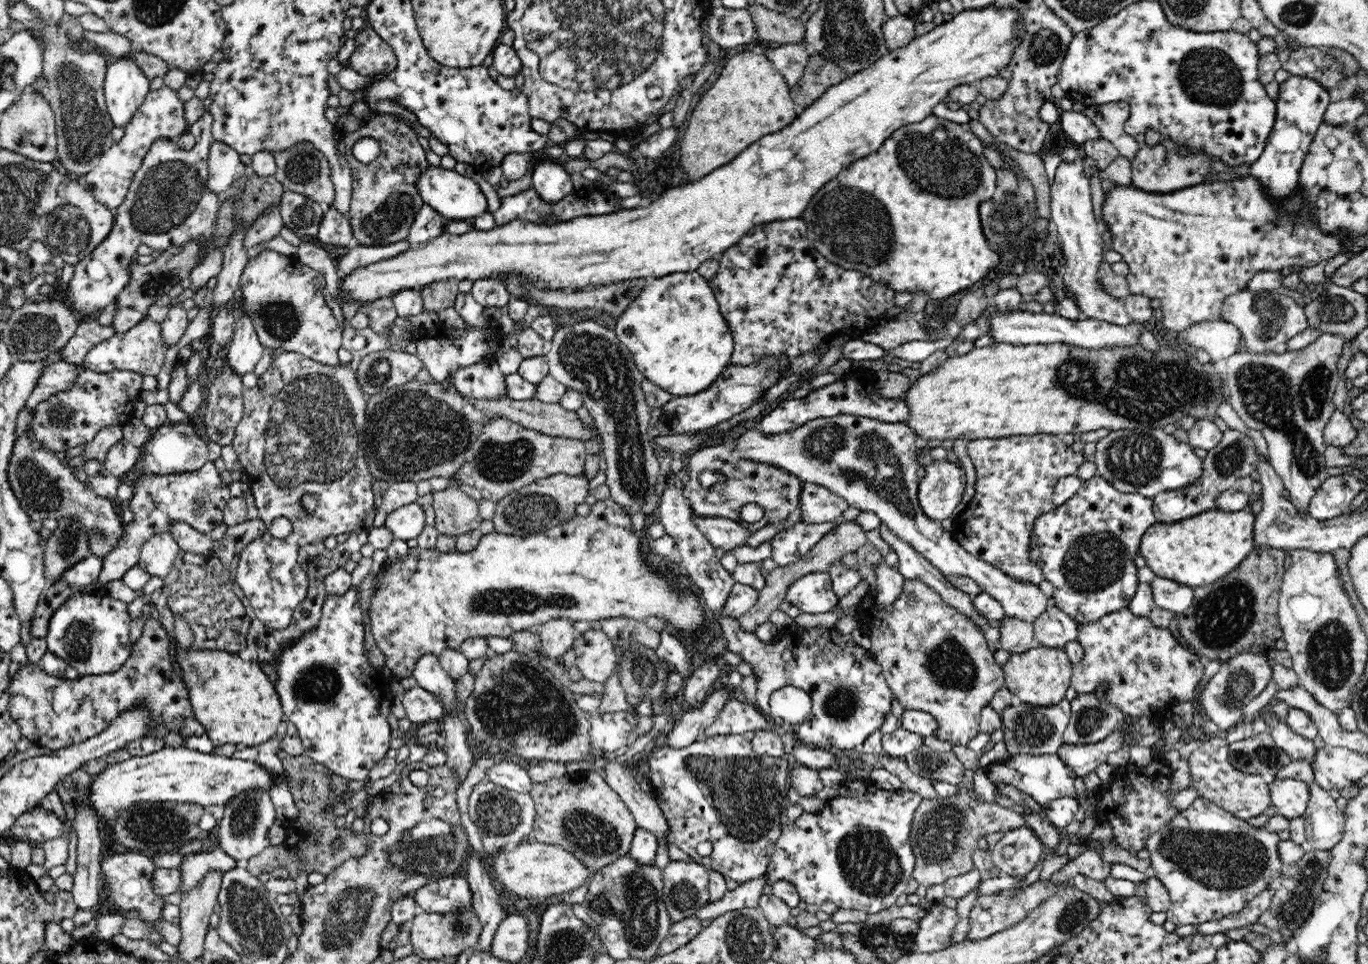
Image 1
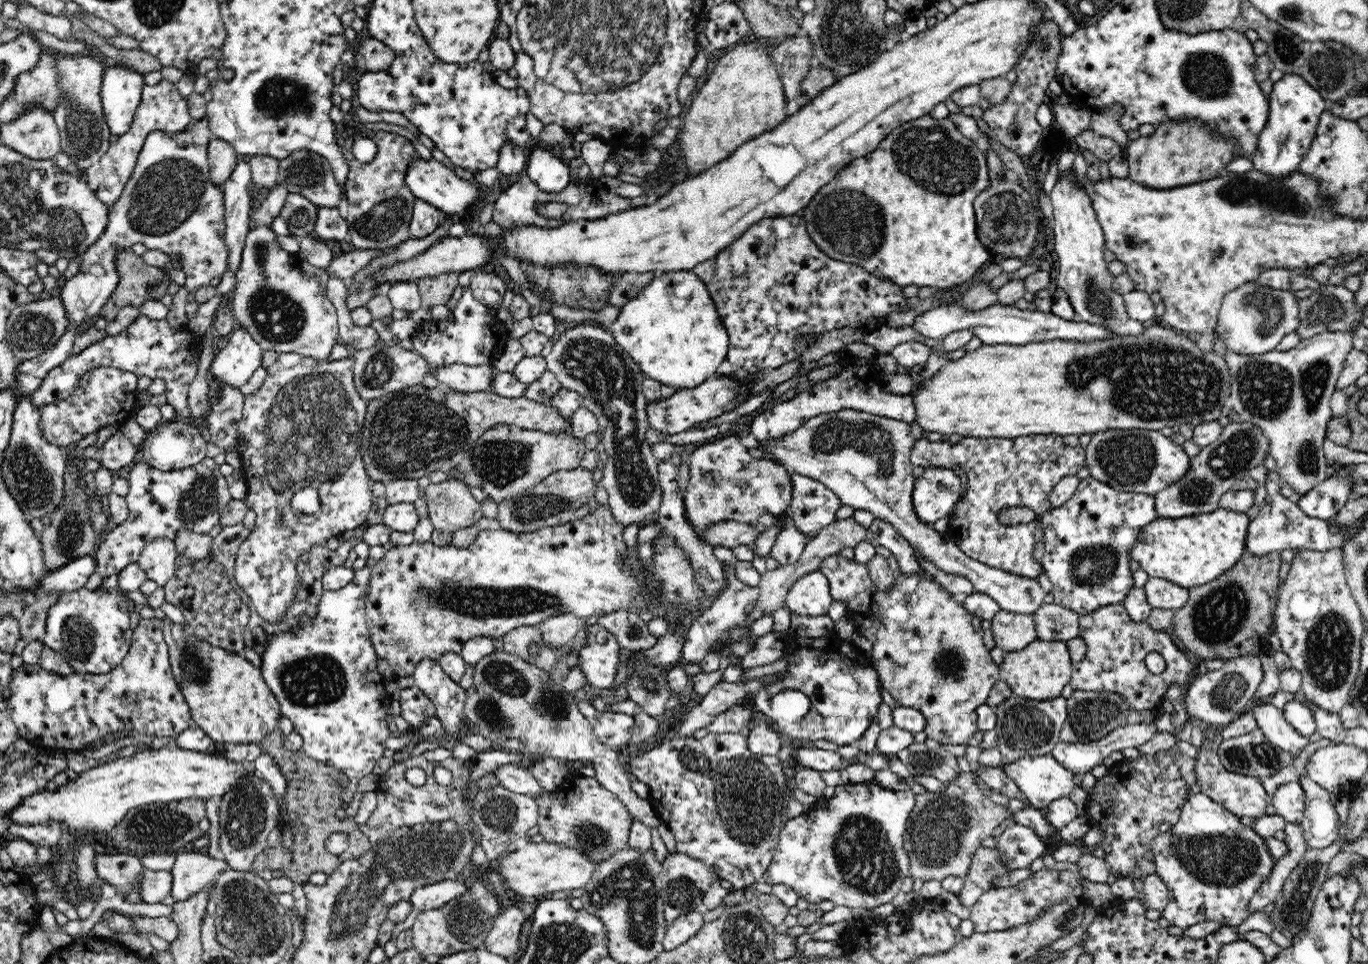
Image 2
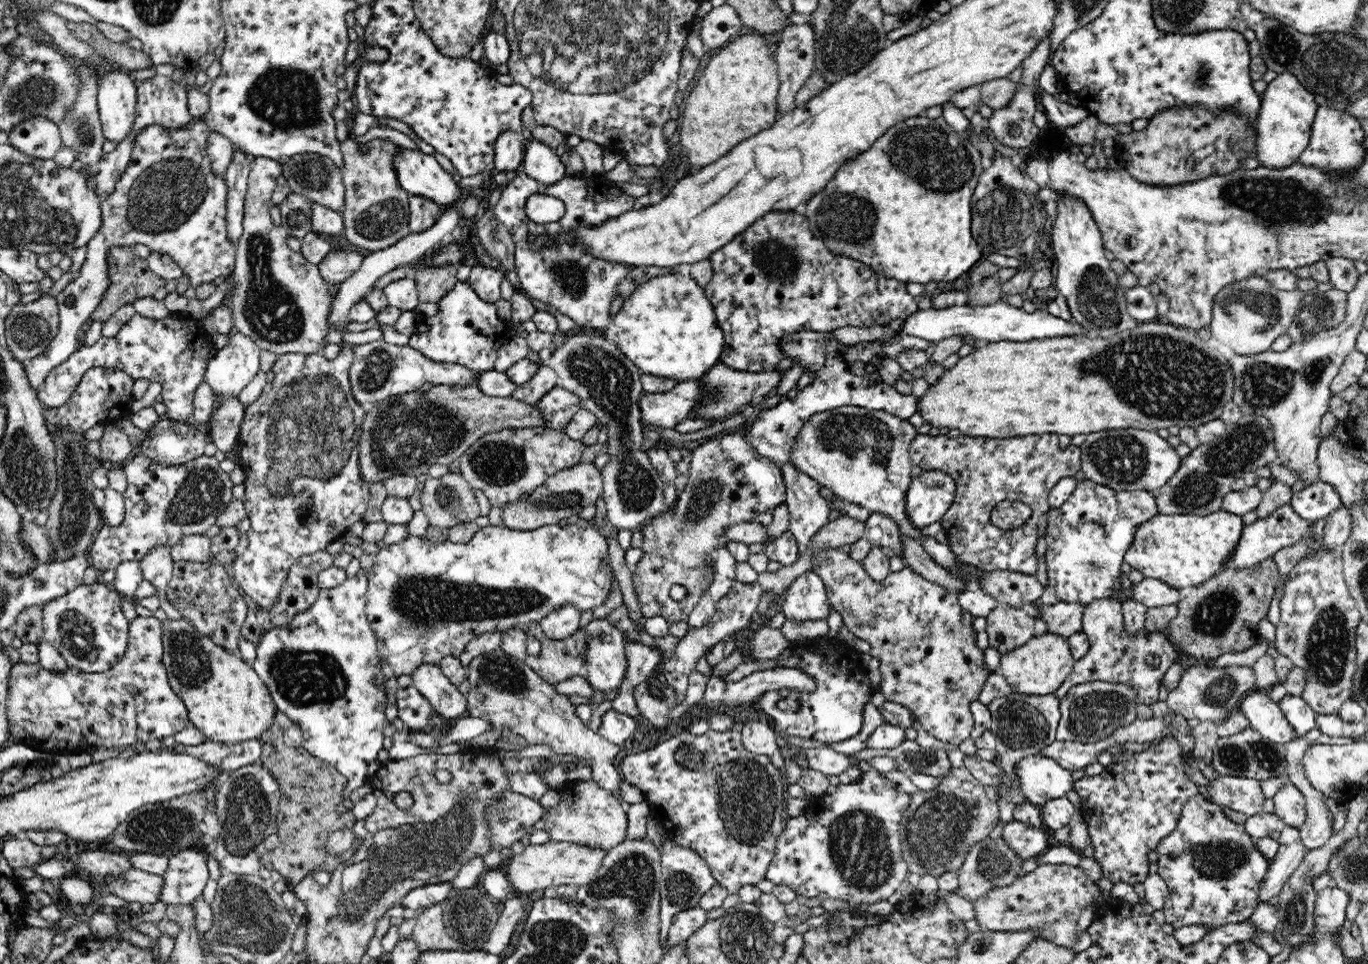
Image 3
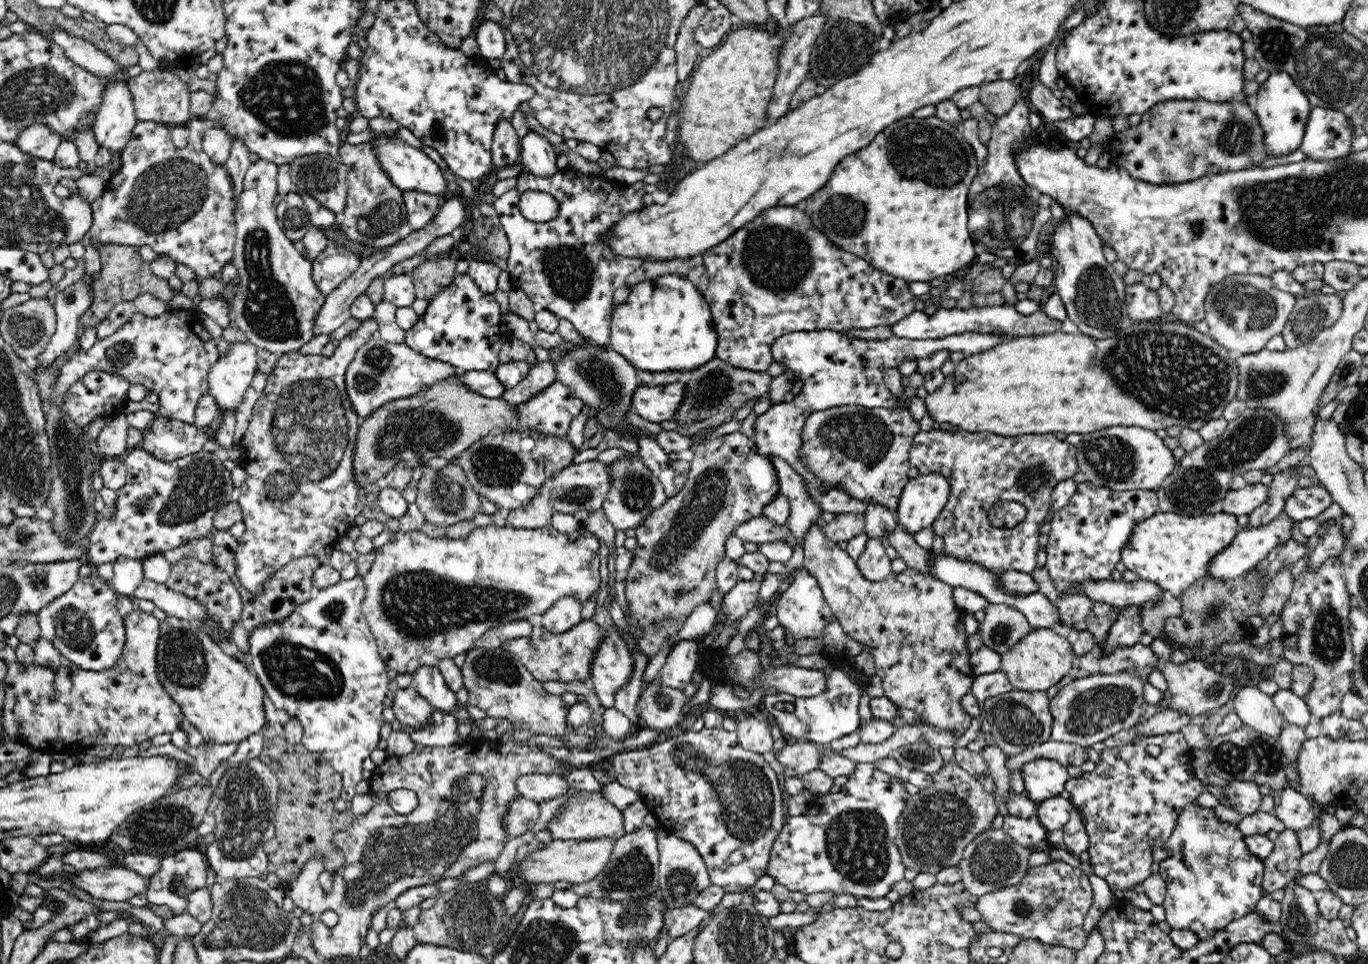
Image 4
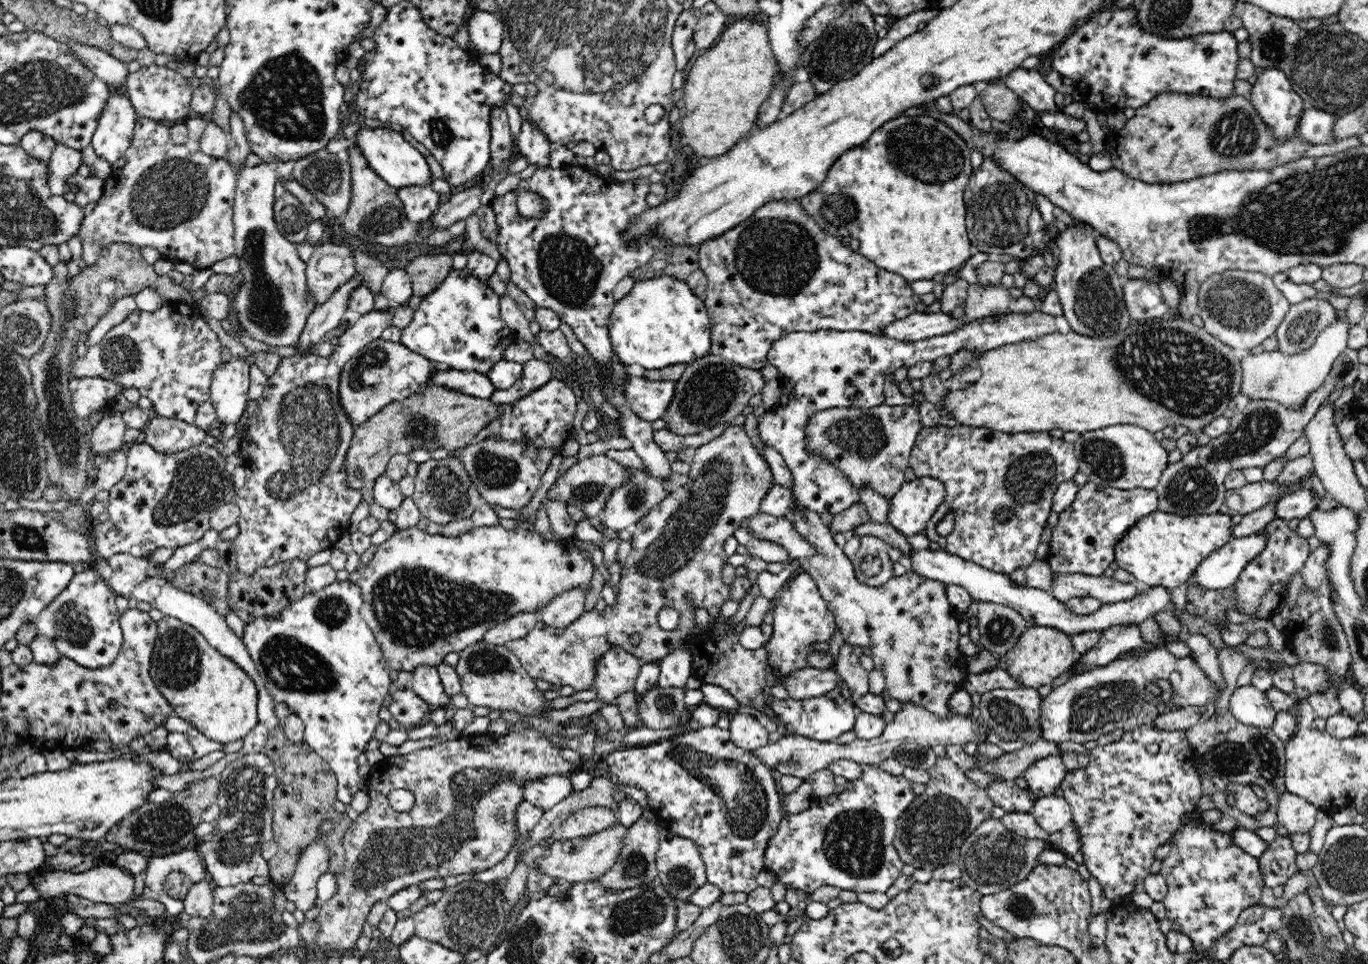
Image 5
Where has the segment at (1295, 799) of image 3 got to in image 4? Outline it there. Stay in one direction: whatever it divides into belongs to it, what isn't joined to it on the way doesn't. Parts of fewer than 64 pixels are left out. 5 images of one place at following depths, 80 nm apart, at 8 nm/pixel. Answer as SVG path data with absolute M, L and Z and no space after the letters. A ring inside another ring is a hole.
M1286 786L1276 792L1273 800L1276 818L1284 823L1286 829L1296 832L1313 825L1316 814L1311 805L1312 801L1300 792Z

